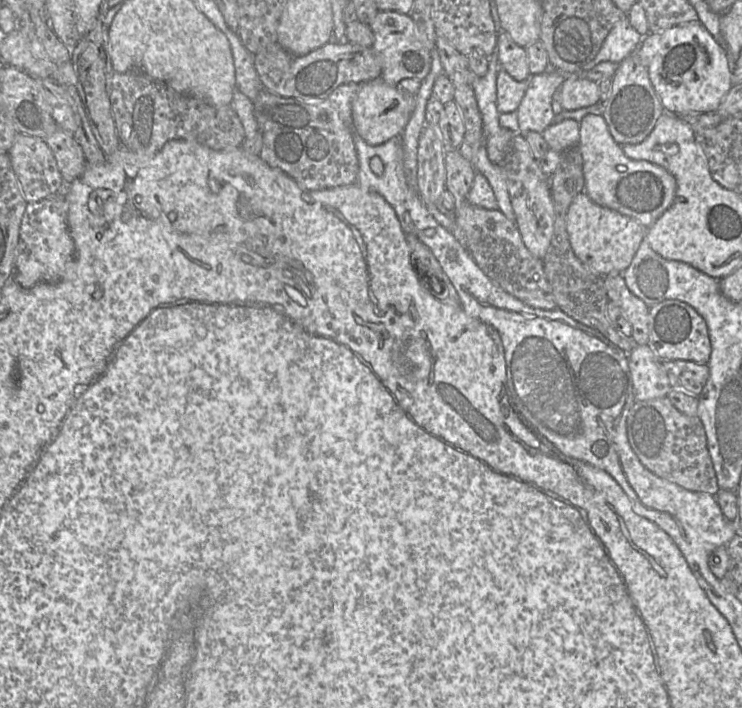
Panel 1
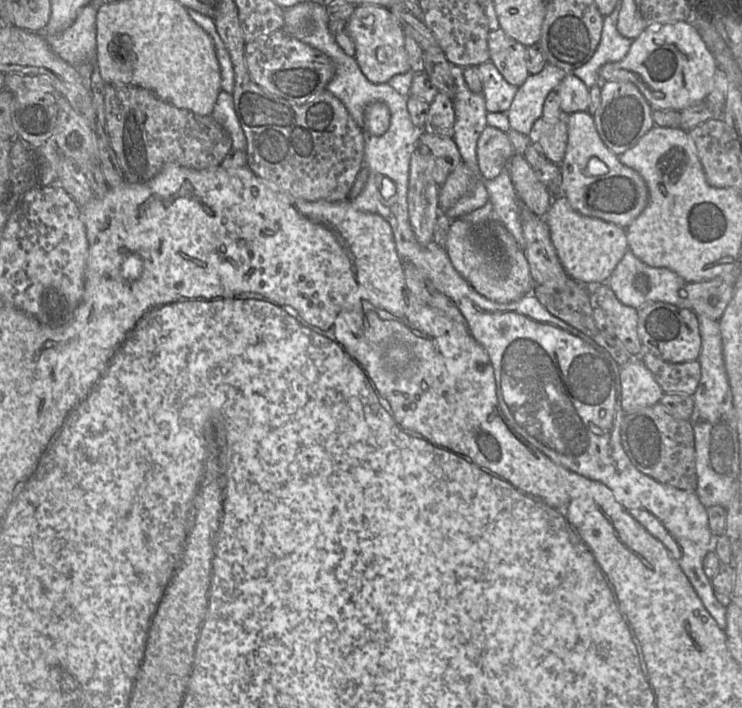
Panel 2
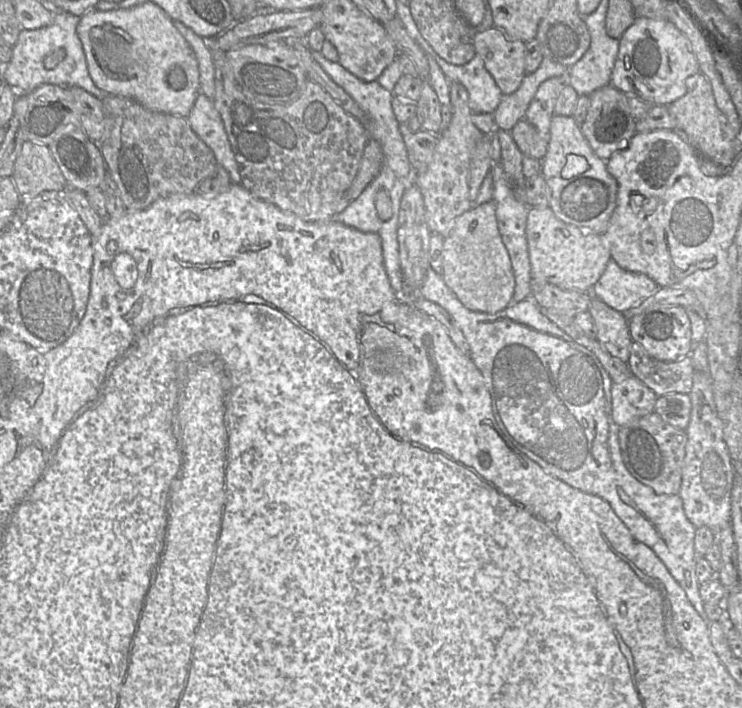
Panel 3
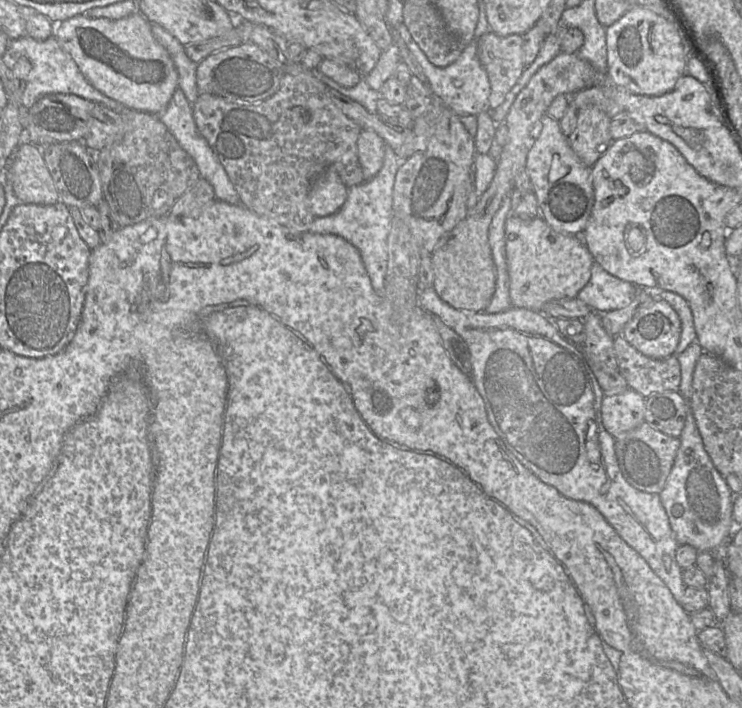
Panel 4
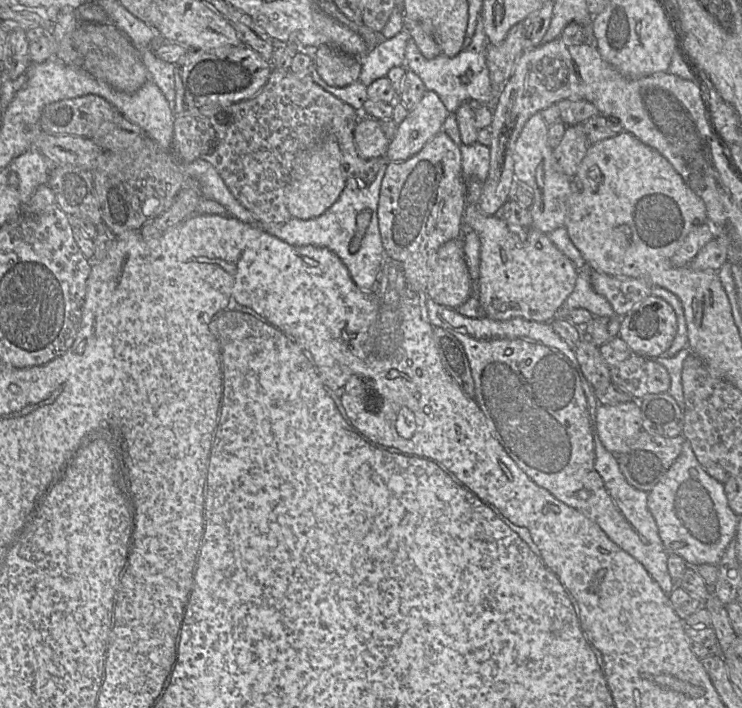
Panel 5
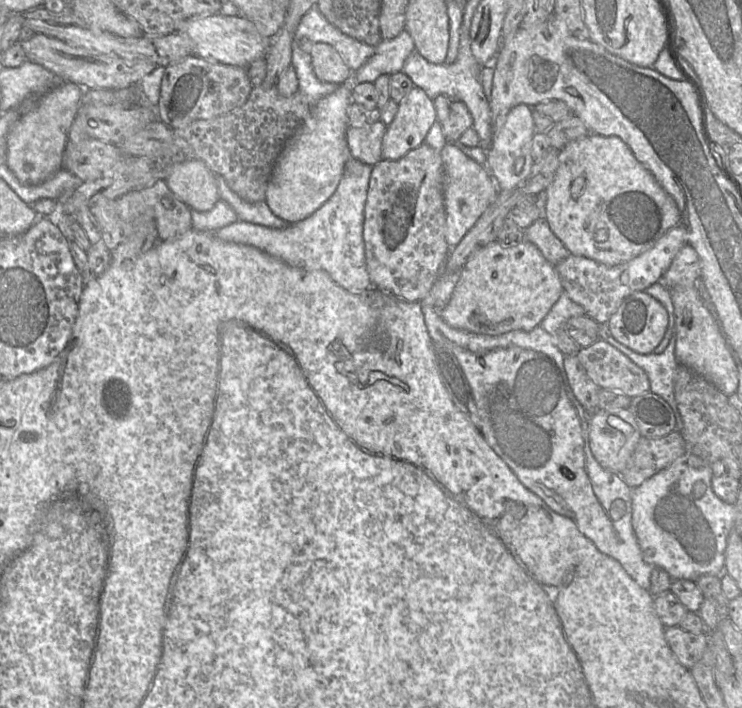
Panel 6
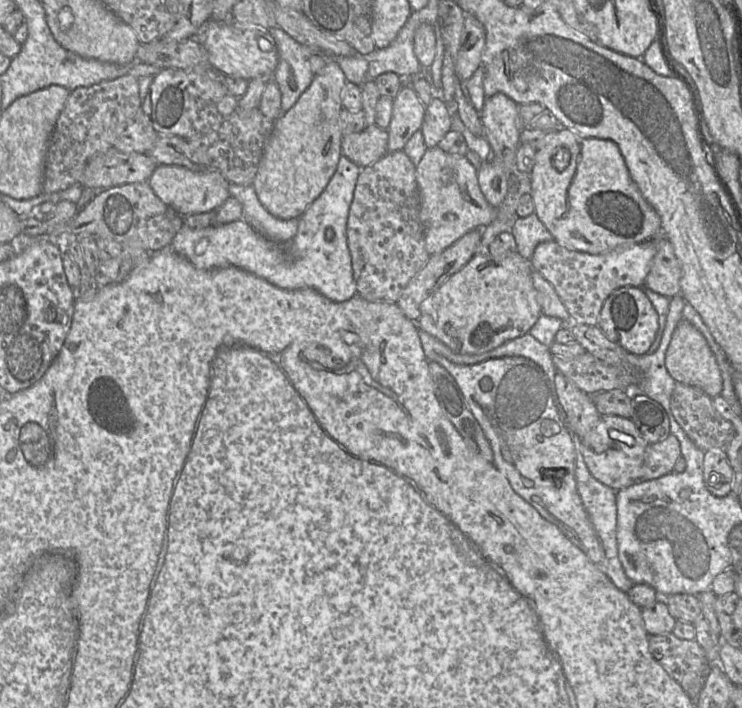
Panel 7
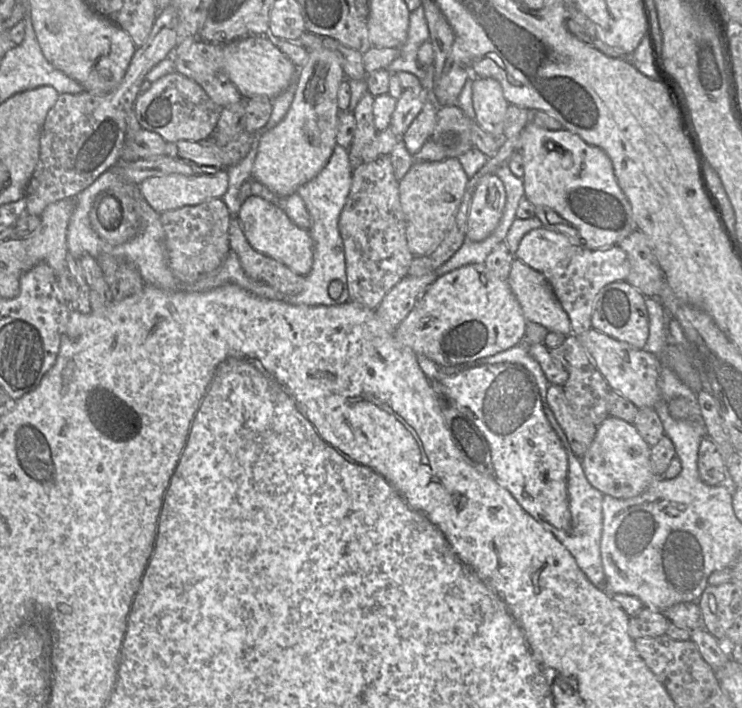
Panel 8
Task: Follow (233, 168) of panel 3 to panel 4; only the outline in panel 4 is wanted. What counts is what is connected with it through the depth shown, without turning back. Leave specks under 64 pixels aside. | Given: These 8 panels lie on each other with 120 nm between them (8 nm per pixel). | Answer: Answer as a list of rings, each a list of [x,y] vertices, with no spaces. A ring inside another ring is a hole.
[[[180,89],[175,91],[166,109],[157,116],[175,137],[179,145],[192,157],[199,170],[200,179],[205,179],[212,185],[215,199],[232,205],[239,204],[239,195],[236,189],[208,142],[199,133],[193,118],[192,104],[187,101]]]

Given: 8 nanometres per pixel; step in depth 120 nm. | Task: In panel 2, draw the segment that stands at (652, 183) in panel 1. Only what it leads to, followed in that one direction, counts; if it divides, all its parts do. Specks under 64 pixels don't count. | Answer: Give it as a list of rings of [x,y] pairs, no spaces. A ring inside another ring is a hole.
[[[587,111],[575,112],[565,119],[568,125],[568,141],[565,156],[559,165],[558,196],[565,196],[571,207],[582,215],[626,229],[648,204],[649,192],[644,179],[634,169],[623,165],[619,156],[606,147],[591,114]]]

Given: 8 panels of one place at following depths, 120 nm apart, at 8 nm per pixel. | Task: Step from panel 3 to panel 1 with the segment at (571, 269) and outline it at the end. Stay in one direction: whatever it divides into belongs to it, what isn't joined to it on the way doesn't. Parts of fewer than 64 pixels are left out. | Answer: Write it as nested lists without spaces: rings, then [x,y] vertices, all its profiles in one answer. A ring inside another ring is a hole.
[[[584,192],[578,194],[569,206],[566,224],[570,244],[577,258],[589,271],[604,277],[624,272],[647,232],[647,227],[635,219],[596,204]]]

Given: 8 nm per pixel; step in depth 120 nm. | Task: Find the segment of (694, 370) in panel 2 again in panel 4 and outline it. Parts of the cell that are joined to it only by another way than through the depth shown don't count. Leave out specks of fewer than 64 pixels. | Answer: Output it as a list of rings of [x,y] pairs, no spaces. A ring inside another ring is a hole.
[[[622,336],[614,338],[614,351],[619,373],[625,378],[628,387],[643,397],[659,392],[678,392],[681,368],[676,357],[647,357]]]

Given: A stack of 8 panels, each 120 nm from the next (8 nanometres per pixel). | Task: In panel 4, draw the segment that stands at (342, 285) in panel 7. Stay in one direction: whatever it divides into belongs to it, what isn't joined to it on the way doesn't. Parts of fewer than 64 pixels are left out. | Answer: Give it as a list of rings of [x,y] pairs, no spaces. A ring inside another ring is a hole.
[[[385,145],[383,165],[376,176],[349,188],[347,199],[337,212],[325,217],[317,217],[309,227],[311,233],[340,236],[355,246],[360,252],[371,284],[377,292],[384,291],[386,281],[387,237],[393,217],[393,187],[401,164],[402,160],[397,157],[396,152],[390,146]]]

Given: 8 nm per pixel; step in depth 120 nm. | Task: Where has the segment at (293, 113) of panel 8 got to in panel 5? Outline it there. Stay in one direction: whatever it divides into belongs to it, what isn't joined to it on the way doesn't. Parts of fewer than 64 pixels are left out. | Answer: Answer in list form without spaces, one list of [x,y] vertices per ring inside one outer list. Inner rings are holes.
[[[327,135],[314,147],[299,152],[293,160],[290,180],[285,189],[287,208],[292,218],[316,218],[330,208],[346,185],[342,155],[335,135]]]

